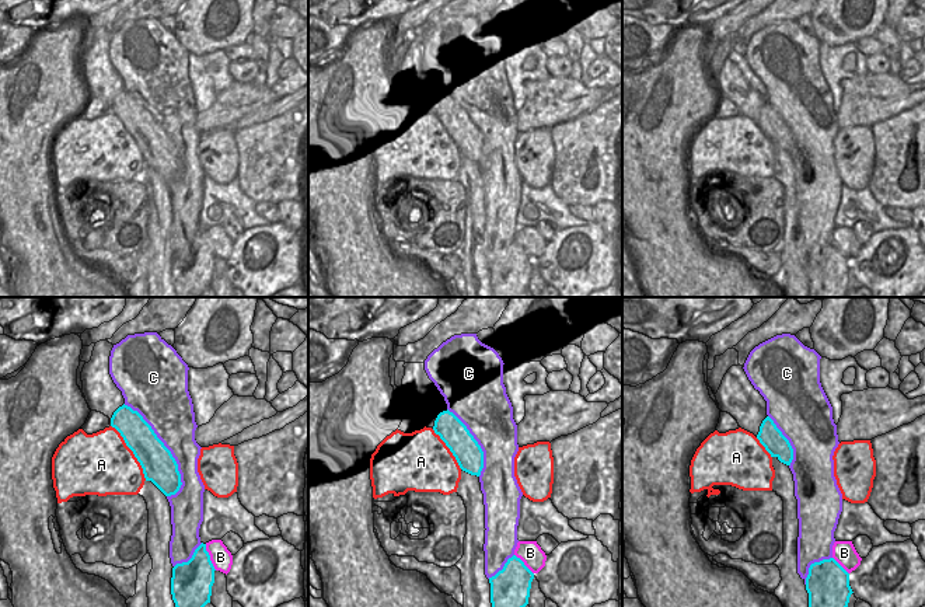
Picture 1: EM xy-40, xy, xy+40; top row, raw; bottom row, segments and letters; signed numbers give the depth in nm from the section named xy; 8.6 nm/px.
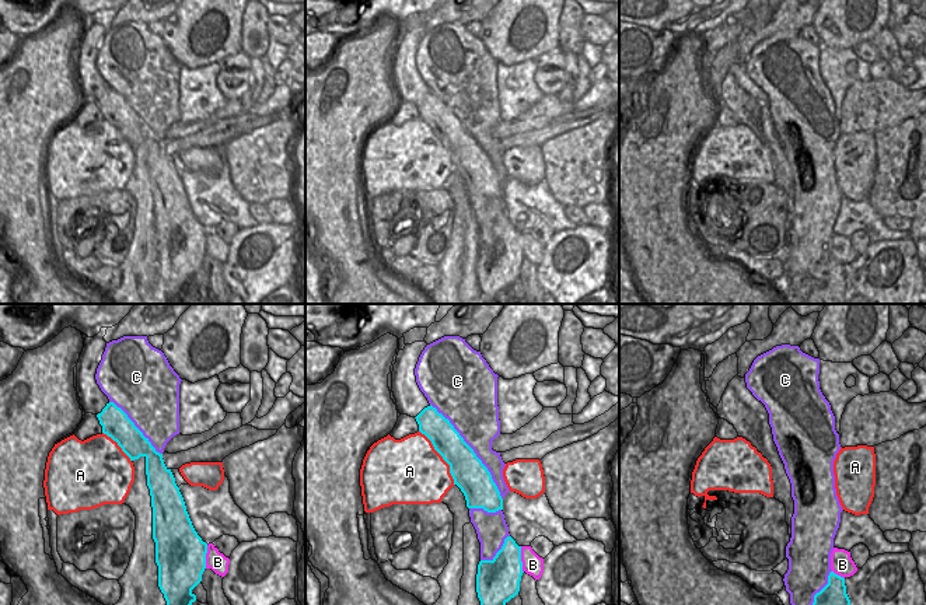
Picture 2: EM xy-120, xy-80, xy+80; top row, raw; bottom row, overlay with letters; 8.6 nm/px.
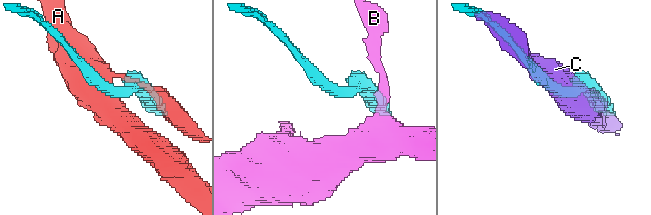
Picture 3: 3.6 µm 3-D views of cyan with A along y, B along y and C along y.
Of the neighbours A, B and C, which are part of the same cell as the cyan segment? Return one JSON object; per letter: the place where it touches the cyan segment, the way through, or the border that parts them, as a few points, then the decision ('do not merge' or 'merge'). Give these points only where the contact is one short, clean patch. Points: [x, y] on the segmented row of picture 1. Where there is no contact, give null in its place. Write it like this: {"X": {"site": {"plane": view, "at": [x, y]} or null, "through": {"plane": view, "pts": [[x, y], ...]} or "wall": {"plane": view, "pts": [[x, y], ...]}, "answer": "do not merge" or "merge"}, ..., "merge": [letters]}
{"A": {"site": {"plane": "xy-40", "at": [133, 453]}, "answer": "do not merge"}, "B": {"site": {"plane": "xy-40", "at": [209, 557]}, "answer": "do not merge"}, "C": {"site": {"plane": "xy-40", "at": [166, 447]}, "answer": "do not merge"}, "merge": []}

